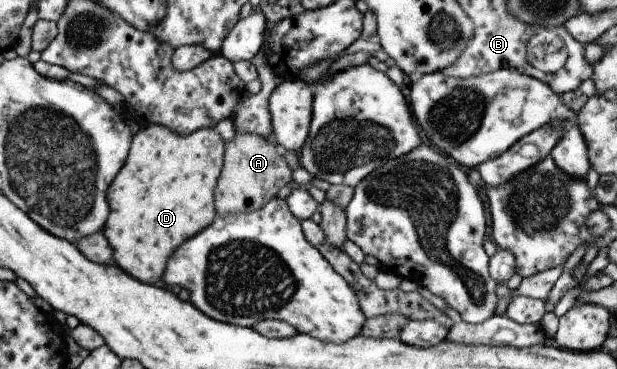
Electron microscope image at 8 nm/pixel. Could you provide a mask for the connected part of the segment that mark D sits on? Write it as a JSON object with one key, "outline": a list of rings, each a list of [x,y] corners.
{"outline":[[[141,124],[138,133],[132,136],[125,165],[121,166],[107,189],[109,217],[101,232],[113,251],[115,265],[141,283],[161,283],[171,253],[198,231],[205,229],[216,216],[213,196],[221,171],[224,144],[217,131],[211,128],[199,128],[181,137],[162,125]]]}

